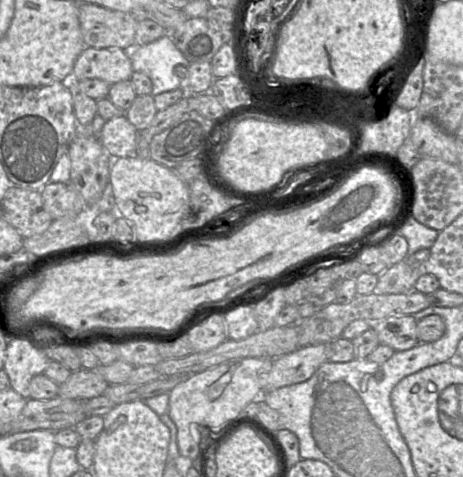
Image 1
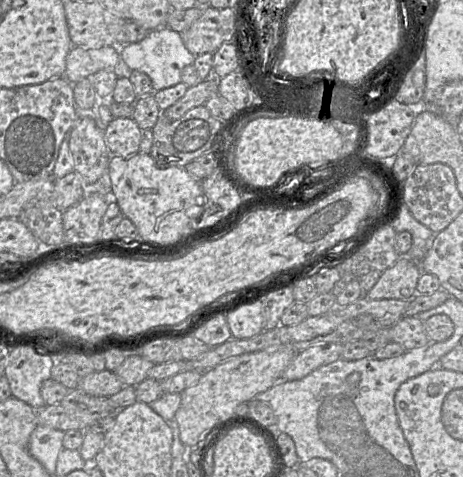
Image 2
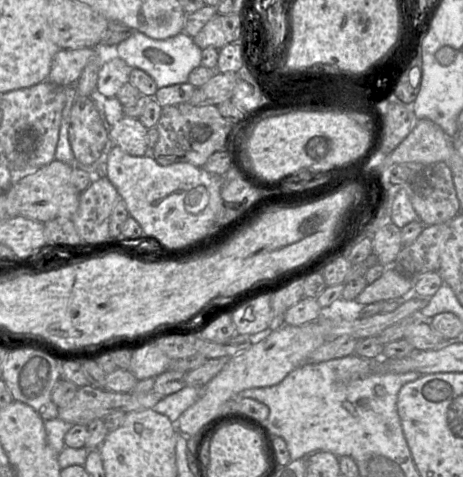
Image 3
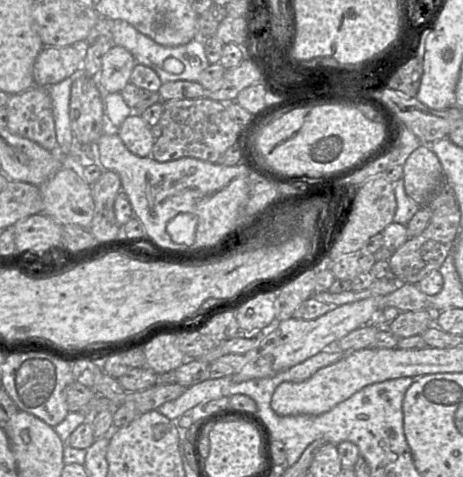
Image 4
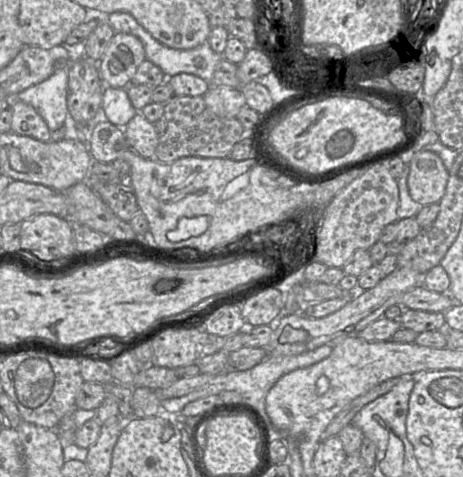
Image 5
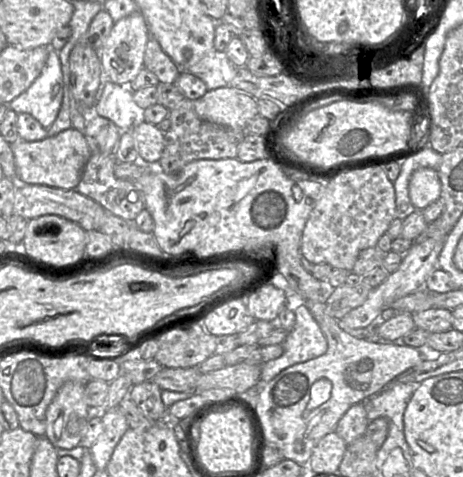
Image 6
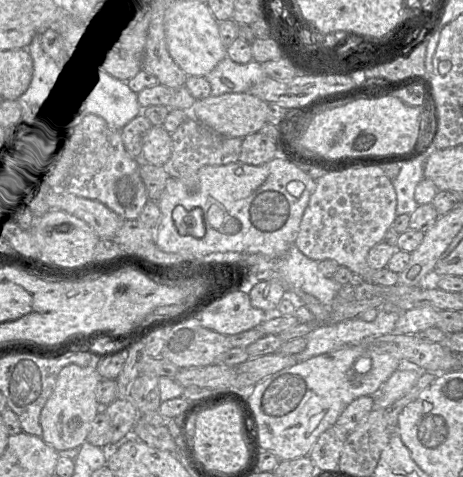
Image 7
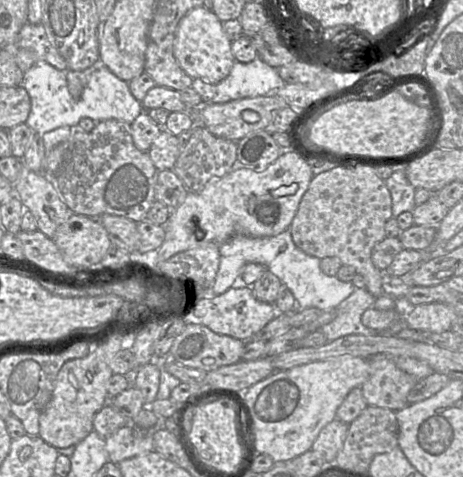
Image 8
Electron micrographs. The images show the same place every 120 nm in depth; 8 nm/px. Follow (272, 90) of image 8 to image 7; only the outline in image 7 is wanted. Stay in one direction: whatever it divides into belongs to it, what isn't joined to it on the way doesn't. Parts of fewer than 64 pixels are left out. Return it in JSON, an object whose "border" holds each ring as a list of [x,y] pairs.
{"border":[[[227,56],[204,77],[210,83],[211,94],[220,96],[226,93],[248,92],[252,86],[264,81],[268,76],[262,65],[255,60],[239,64]]]}

